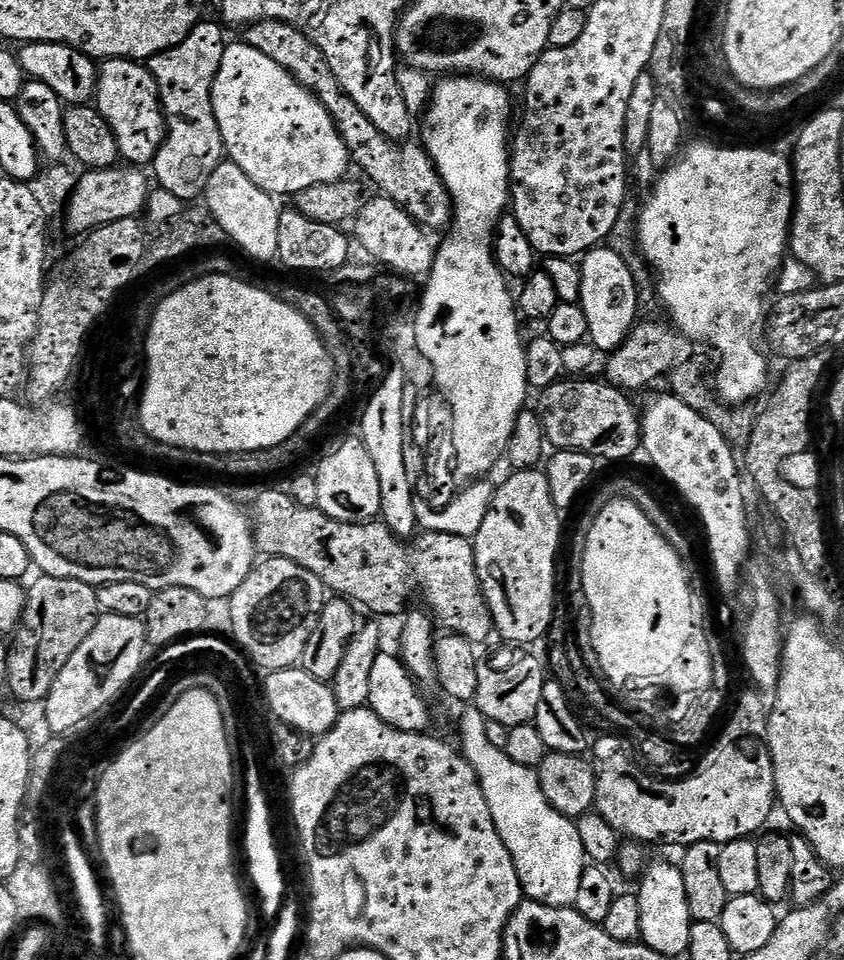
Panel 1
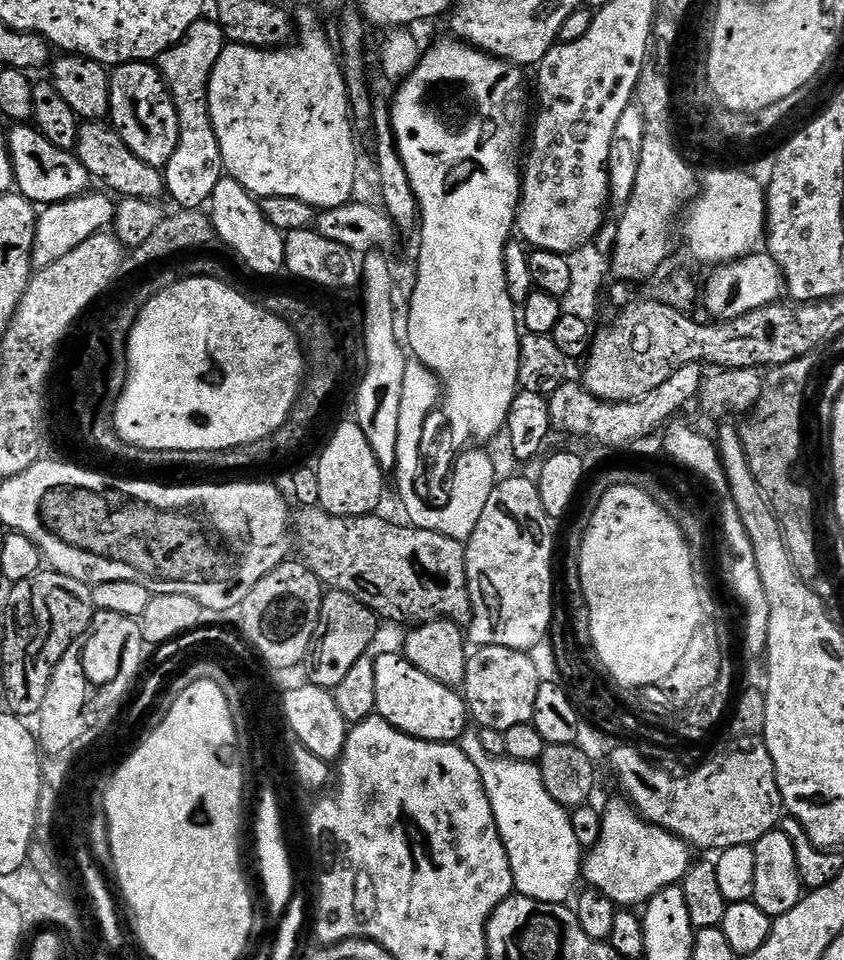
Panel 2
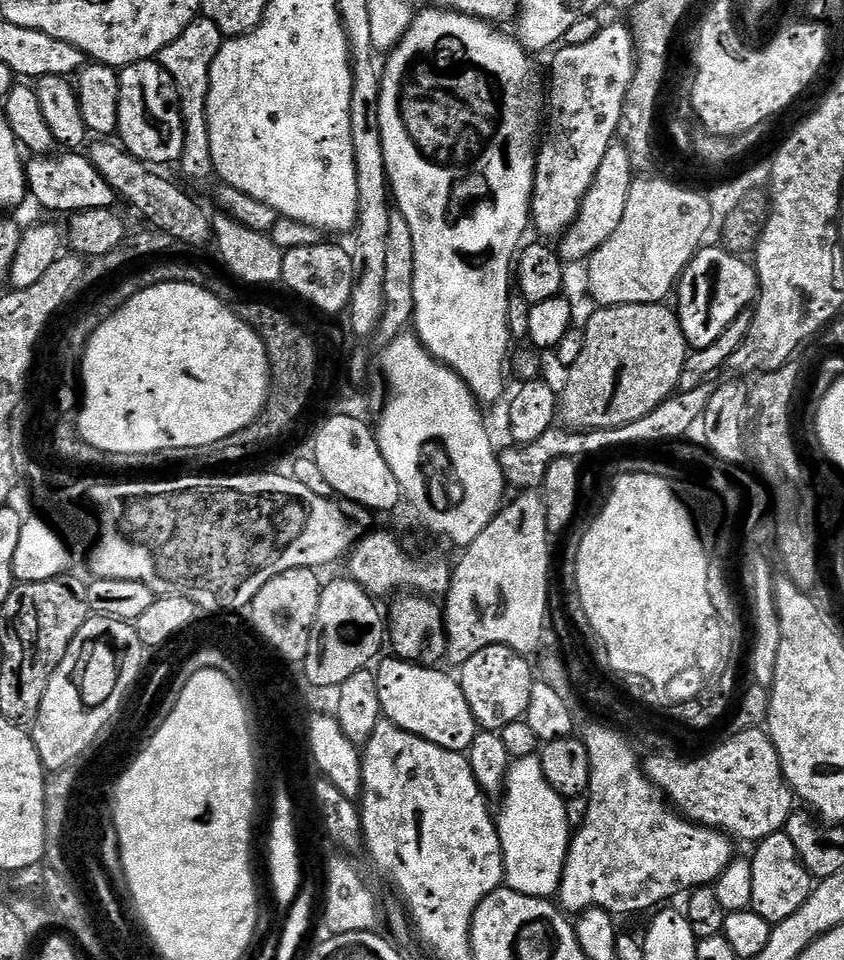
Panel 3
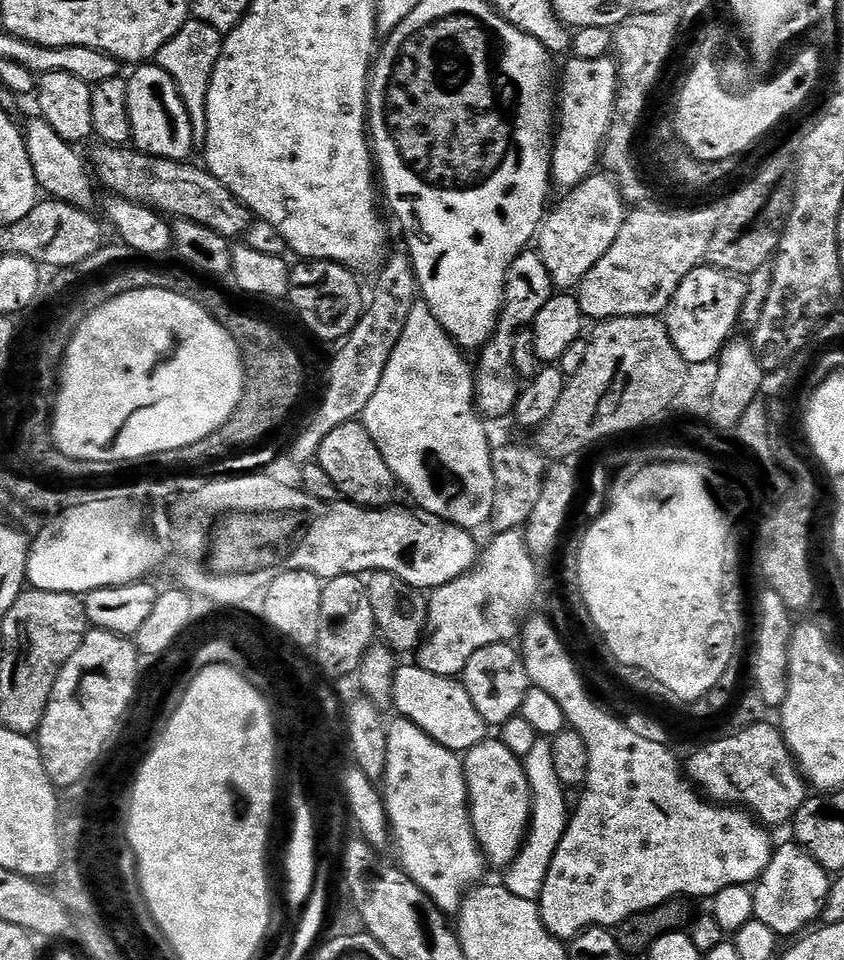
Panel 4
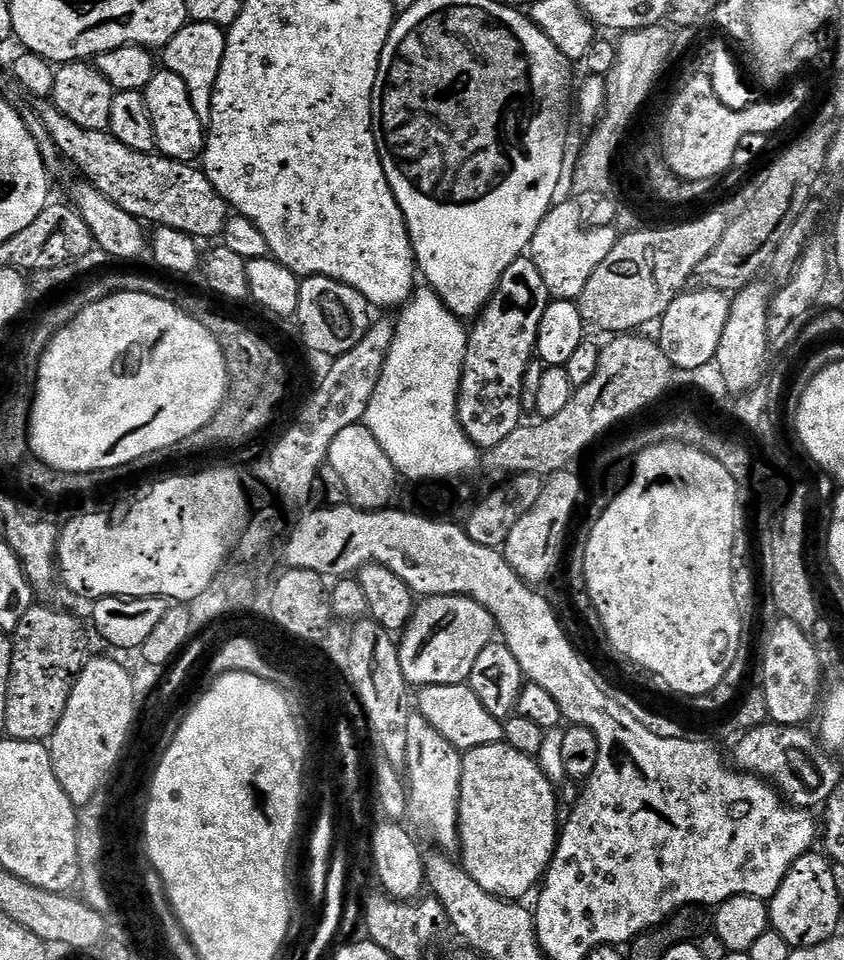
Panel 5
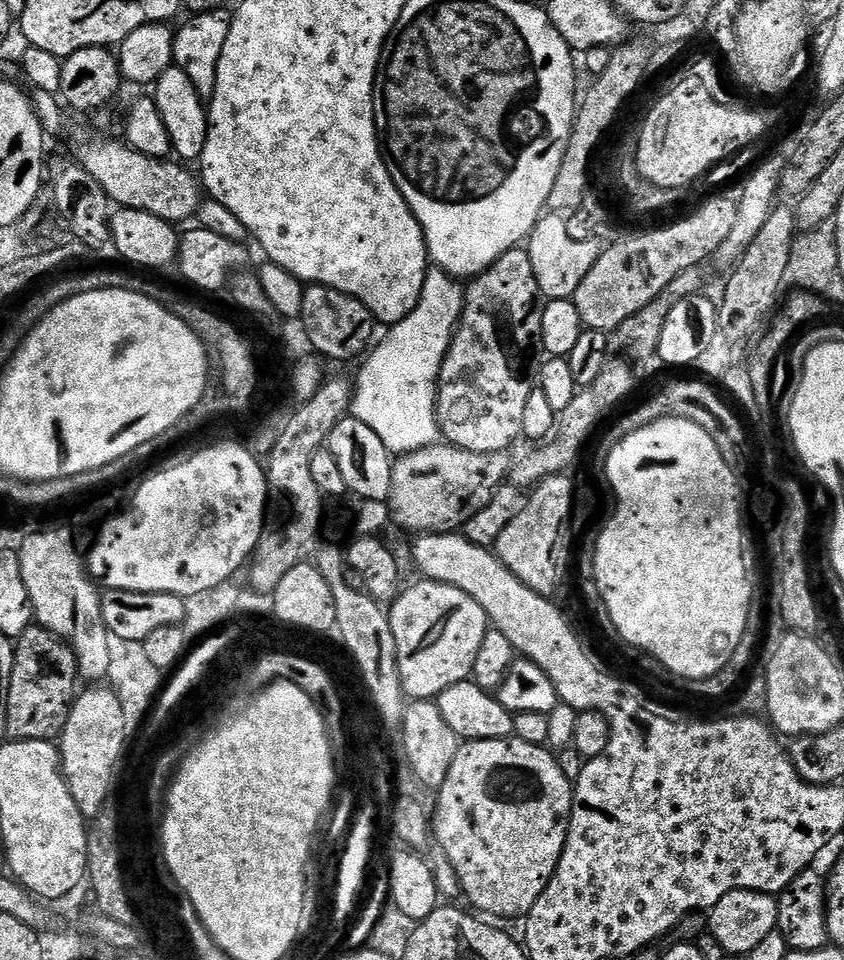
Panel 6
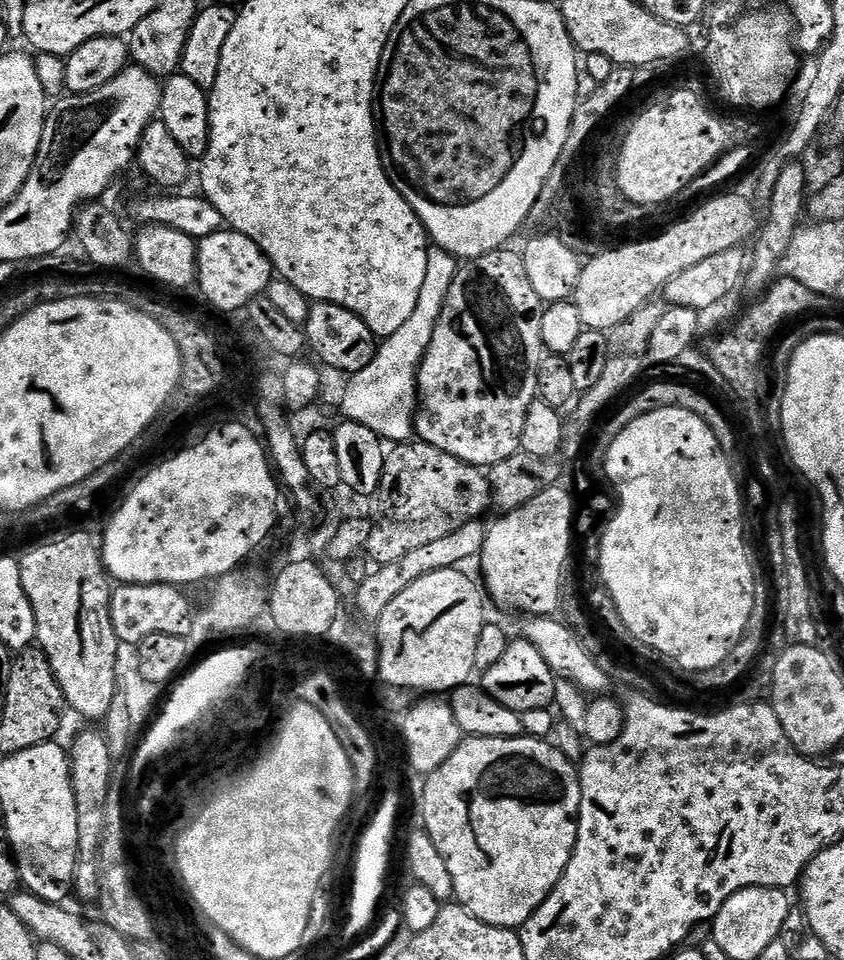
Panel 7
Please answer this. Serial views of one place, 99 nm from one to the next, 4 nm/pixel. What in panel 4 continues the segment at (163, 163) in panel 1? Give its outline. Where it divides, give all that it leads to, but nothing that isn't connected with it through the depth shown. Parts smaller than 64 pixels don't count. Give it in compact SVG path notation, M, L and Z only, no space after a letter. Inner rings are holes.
M189 18L182 26L182 30L178 30L178 34L174 34L174 38L170 38L170 42L166 42L166 46L162 46L162 50L158 50L154 58L154 63L162 70L166 70L170 78L174 78L178 86L178 94L182 94L182 102L186 102L186 114L190 114L192 127L192 143L196 146L203 146L206 142L208 129L206 98L210 94L210 78L214 74L214 66L220 57L221 43L222 34L214 30L214 26Z

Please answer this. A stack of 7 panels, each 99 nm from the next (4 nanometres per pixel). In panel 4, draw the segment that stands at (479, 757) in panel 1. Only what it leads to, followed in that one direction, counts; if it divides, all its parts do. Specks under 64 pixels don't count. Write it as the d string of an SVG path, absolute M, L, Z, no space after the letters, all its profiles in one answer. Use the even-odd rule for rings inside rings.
M537 738L534 750L530 750L530 754L523 757L522 763L524 773L528 775L528 789L532 792L532 819L528 821L528 834L520 847L520 853L512 859L512 863L503 873L505 876L502 877L502 883L510 890L510 894L518 894L518 898L539 901L546 874L550 870L550 862L554 862L558 842L562 842L568 828L570 812L563 798L564 783L554 770L551 739Z

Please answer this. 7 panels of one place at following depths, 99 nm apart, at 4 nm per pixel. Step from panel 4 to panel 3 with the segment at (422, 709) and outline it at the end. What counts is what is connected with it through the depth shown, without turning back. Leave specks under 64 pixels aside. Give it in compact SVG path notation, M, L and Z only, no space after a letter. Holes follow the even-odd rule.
M391 658L381 659L380 668L375 669L376 681L378 682L378 702L383 719L395 728L406 730L426 742L434 742L434 746L442 746L451 752L467 753L478 735L476 715L472 713L470 702L462 690L459 679L455 675L447 676L436 666L411 664L408 660Z

